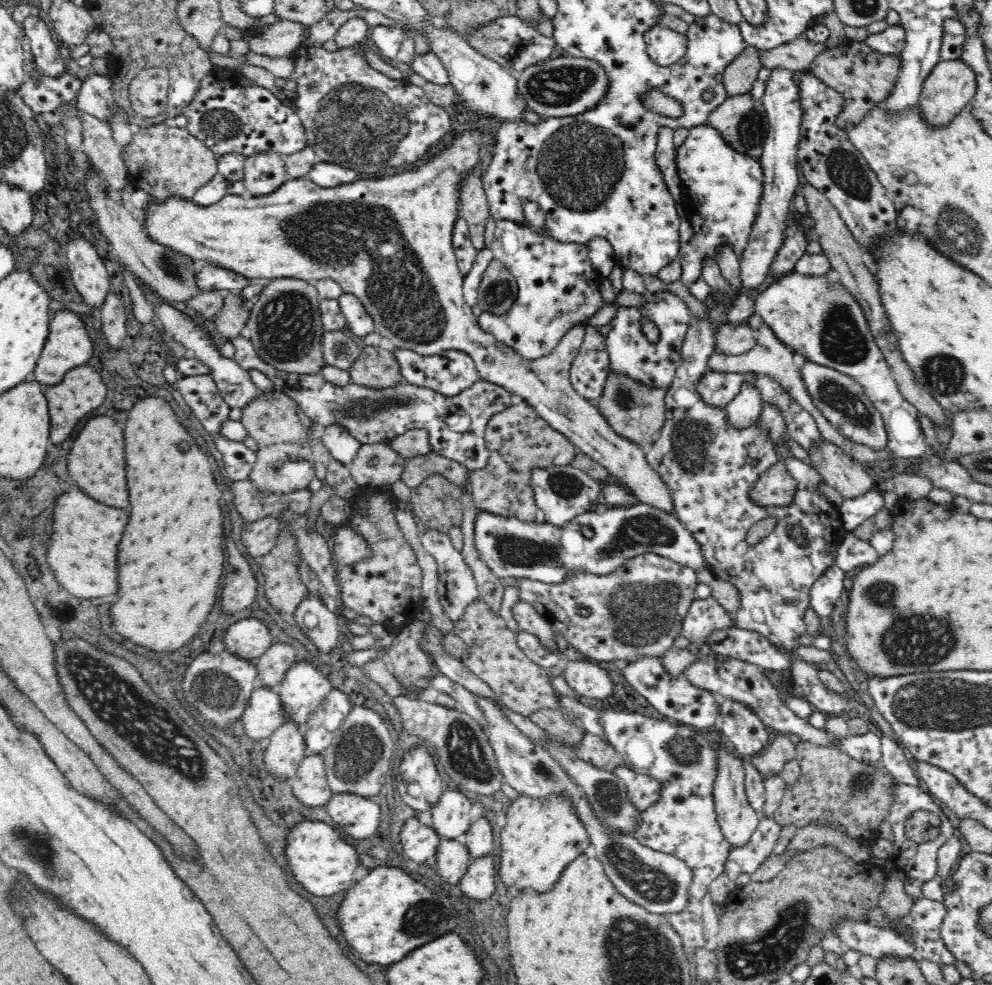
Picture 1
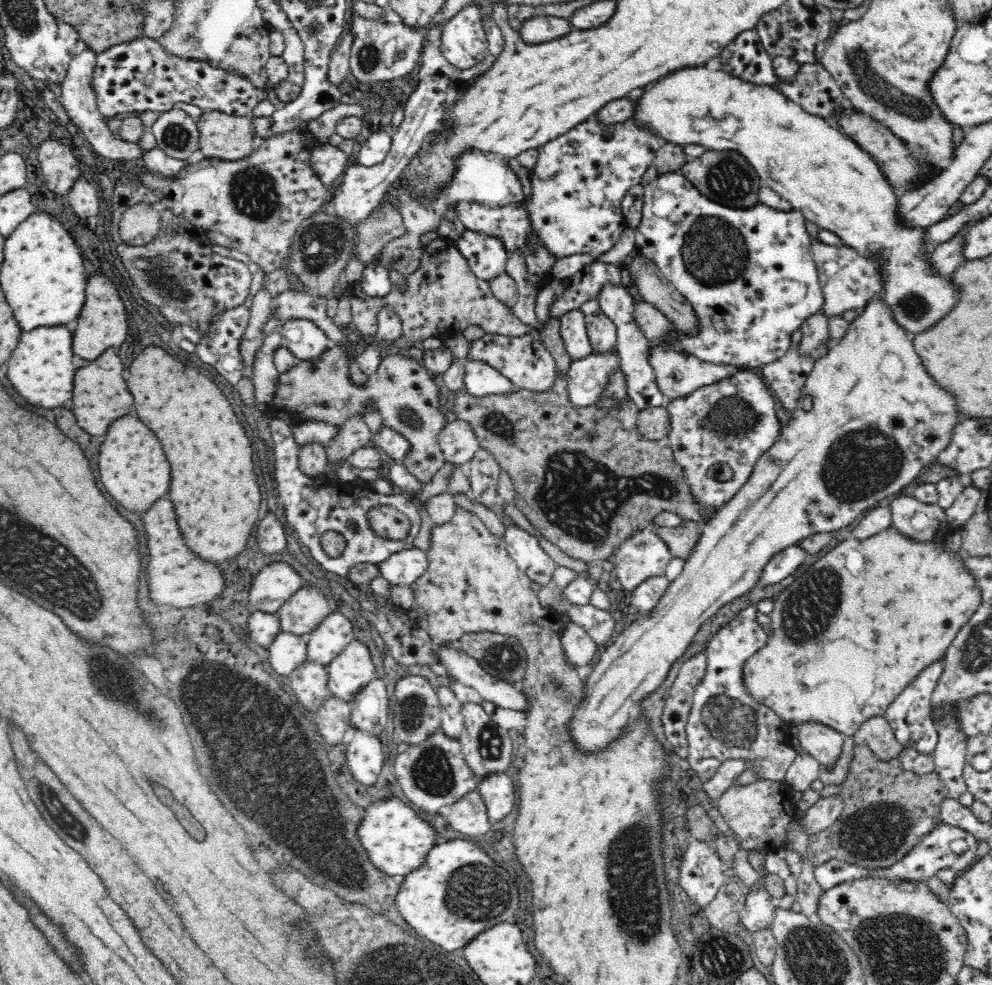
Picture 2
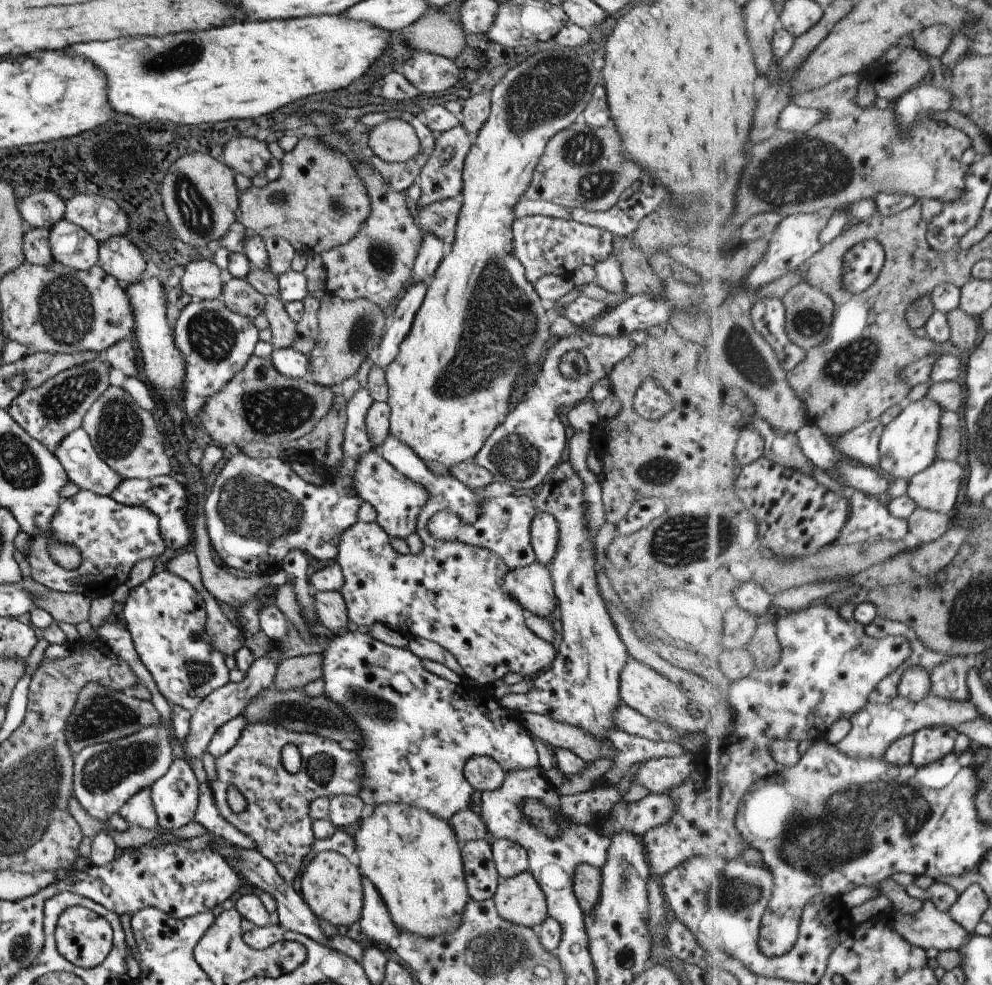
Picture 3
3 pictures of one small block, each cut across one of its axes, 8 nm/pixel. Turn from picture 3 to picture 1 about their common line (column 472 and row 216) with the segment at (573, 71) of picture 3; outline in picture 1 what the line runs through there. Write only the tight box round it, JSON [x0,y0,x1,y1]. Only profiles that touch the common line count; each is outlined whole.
[143,131,674,514]

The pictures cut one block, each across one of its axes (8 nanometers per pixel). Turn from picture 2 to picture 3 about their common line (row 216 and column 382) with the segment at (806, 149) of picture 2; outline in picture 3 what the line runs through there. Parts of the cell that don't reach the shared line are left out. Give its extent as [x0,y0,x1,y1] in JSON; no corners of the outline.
[352,802,470,938]

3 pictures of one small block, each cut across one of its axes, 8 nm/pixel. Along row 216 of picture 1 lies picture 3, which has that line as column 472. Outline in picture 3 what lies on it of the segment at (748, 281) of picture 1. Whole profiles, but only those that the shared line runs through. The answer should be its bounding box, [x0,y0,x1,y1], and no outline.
[463,756,506,796]

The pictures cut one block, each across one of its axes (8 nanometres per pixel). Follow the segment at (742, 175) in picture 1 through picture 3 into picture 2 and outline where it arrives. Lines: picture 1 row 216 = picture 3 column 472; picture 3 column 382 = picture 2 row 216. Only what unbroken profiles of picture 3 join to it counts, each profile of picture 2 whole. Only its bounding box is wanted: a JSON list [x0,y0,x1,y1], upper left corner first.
[635,171,824,370]

